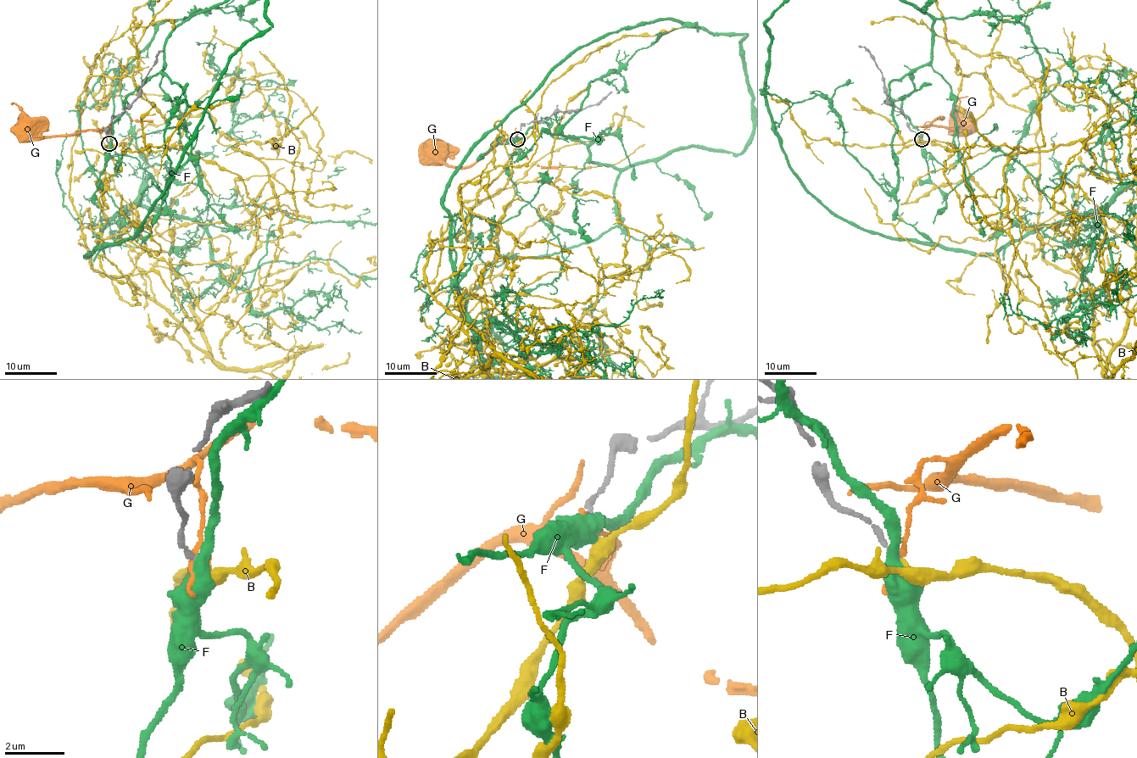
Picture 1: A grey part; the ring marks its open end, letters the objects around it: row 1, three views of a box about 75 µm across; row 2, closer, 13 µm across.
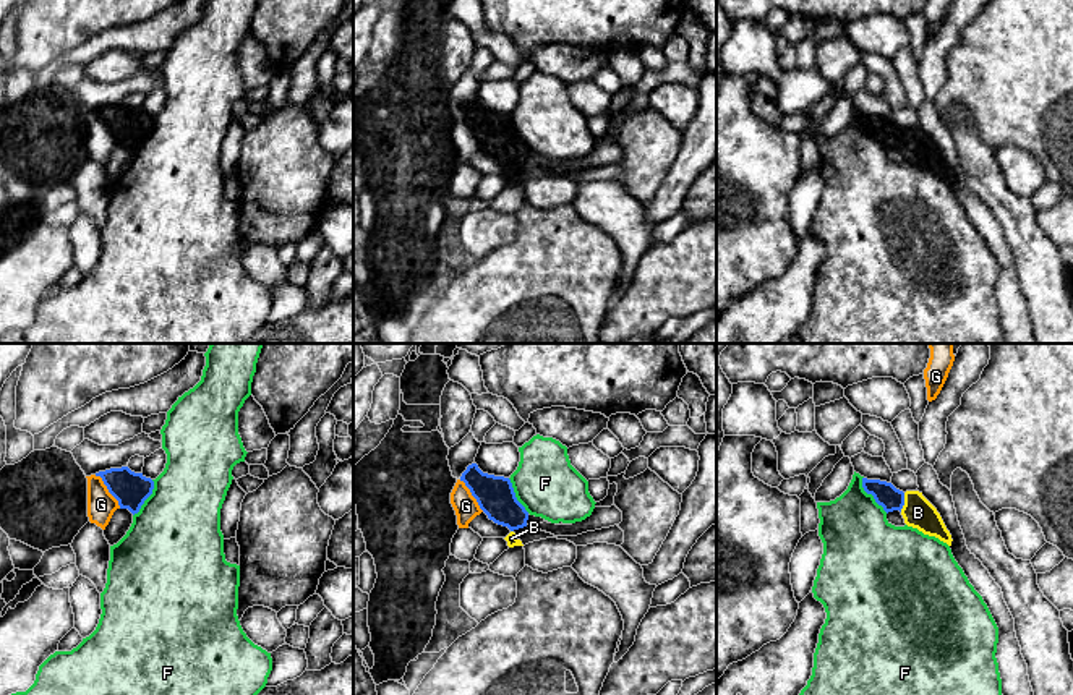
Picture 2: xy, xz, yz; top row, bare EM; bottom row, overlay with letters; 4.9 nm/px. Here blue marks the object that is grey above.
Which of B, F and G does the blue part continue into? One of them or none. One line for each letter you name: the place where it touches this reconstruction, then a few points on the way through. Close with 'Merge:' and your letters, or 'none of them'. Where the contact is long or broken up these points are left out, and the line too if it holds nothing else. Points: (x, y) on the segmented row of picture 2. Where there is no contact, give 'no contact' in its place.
B: contact yz (903, 503); way yz (885, 494), (903, 503), (918, 512)
Merge: B

